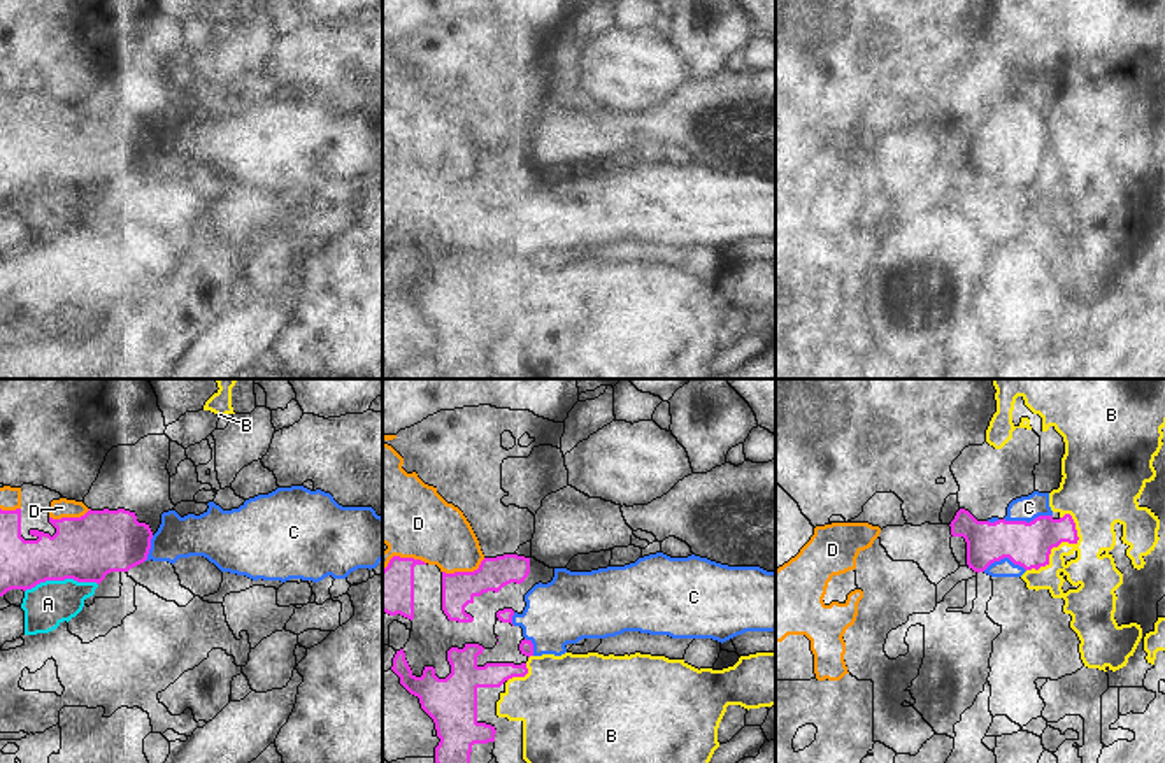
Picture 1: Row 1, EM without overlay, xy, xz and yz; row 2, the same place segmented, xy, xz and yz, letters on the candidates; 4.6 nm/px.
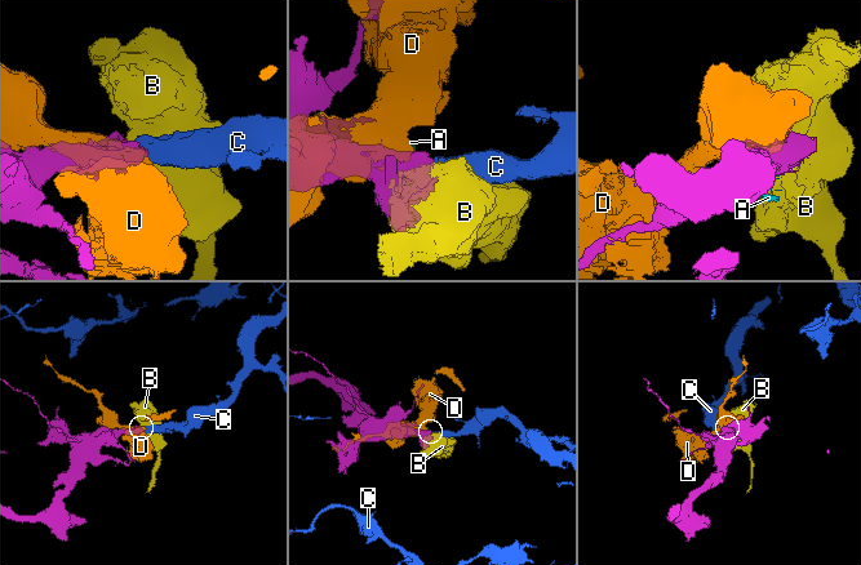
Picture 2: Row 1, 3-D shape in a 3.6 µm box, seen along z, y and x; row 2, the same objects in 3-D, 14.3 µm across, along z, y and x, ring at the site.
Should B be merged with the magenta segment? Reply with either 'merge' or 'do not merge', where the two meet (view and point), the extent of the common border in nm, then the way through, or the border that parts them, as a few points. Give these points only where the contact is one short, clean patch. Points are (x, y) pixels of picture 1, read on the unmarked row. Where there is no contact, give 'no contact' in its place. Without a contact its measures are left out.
do not merge; meets magenta in yz at (1060, 149); contact 340 nm long; border along yz (1069, 120), (1078, 146), (1060, 149), (1044, 172), (1027, 178)

